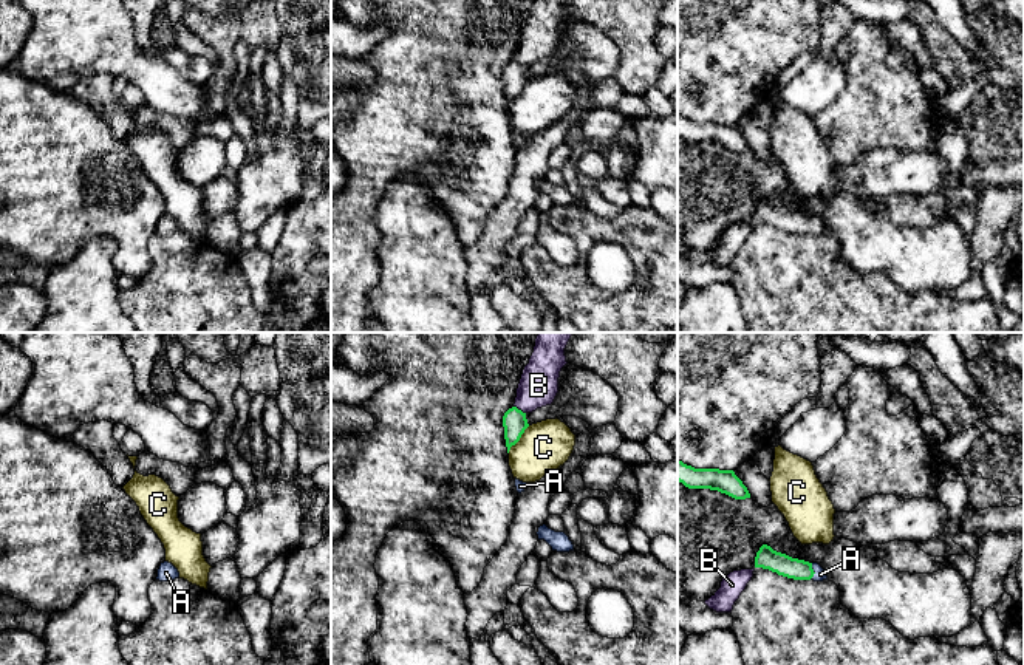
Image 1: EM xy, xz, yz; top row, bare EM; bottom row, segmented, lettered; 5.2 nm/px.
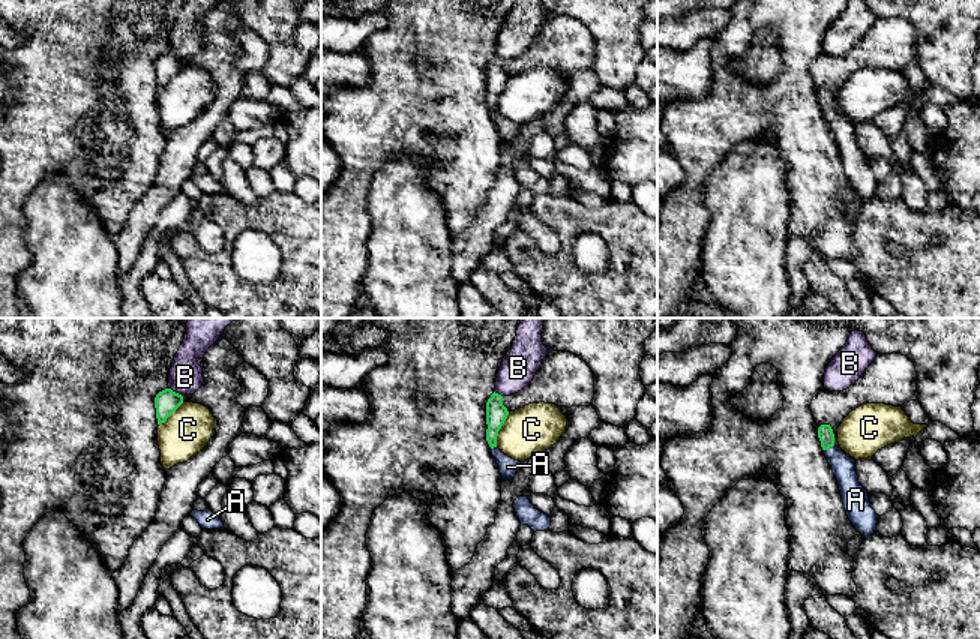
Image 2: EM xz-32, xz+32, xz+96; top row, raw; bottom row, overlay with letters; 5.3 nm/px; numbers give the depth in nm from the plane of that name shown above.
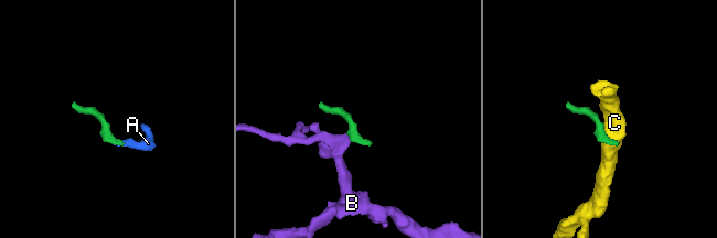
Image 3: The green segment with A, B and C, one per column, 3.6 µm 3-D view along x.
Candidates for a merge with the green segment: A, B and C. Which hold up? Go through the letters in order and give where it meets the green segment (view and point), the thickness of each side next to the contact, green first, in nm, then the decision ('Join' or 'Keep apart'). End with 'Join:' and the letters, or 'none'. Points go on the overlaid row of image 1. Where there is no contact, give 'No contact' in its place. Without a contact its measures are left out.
A: Touches green at yz (812, 571). Thickness 110 nm (green) against 60 nm. Join
B: Touches green at xz (520, 410). Thickness 130 nm (green) against 200 nm. Keep apart
C: Touches green at xz (518, 439). Thickness 130 nm (green) against 260 nm. Keep apart
Join: A

